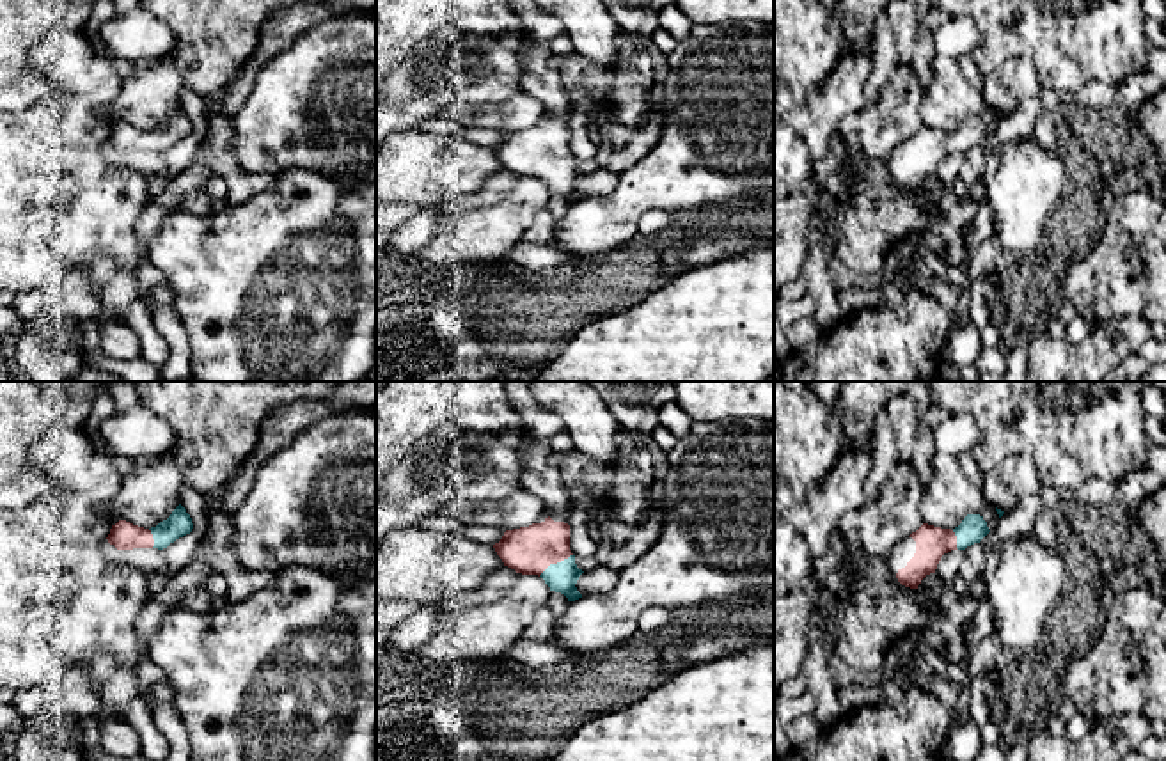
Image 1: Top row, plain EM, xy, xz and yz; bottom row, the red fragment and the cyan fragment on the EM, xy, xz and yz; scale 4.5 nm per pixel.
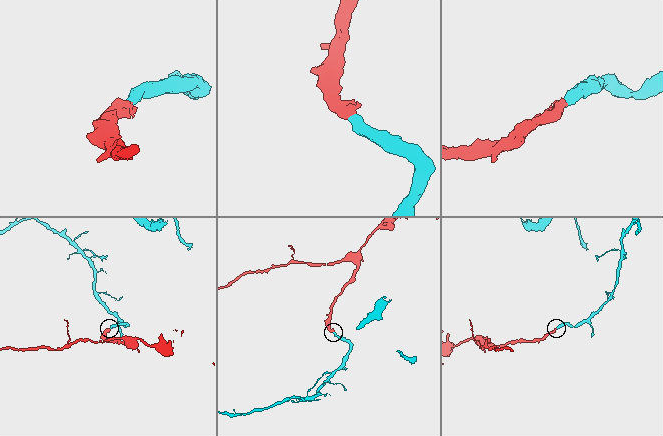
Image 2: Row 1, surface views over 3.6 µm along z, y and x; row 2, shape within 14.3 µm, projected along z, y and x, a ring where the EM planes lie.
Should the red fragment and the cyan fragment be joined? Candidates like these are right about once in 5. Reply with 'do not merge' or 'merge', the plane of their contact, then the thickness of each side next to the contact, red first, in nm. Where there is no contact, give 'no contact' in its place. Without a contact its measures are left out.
merge | xz | 220/140 nm

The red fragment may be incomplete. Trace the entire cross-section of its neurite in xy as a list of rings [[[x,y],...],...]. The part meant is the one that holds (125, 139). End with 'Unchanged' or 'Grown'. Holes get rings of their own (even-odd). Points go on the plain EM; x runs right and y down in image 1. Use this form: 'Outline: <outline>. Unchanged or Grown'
Outline: [[[179,106],[172,117],[160,124],[156,129],[144,131],[126,122],[119,122],[112,128],[108,145],[117,153],[133,151],[158,151],[163,153],[176,142],[190,137],[193,131],[192,121],[186,112]]]. Grown

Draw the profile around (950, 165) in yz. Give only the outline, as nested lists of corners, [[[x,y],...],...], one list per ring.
[[[958,151],[941,160],[935,176],[941,179],[942,184],[946,184],[948,188],[953,186],[960,174],[964,160],[965,160],[964,153]]]

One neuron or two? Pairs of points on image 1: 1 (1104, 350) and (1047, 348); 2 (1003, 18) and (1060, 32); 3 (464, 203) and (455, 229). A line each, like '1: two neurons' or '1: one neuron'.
1: one neuron
2: one neuron
3: two neurons

